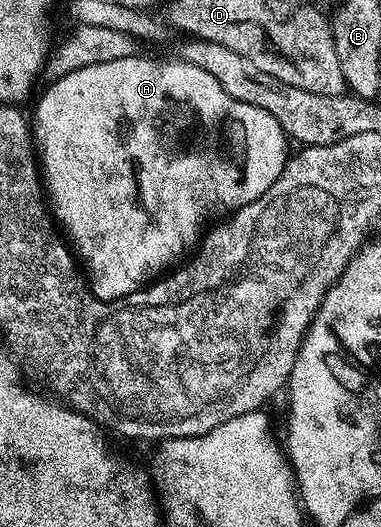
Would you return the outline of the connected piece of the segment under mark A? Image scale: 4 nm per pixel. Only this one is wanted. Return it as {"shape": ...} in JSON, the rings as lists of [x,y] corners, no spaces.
{"shape":[[[135,55],[70,71],[69,74],[55,78],[51,84],[53,85],[37,99],[36,114],[31,114],[30,117],[34,145],[38,150],[38,165],[42,170],[42,185],[46,190],[51,216],[70,242],[86,274],[88,288],[100,301],[117,301],[129,297],[131,293],[137,293],[161,275],[167,274],[181,260],[179,257],[183,253],[191,254],[197,248],[198,242],[213,222],[227,218],[246,203],[254,203],[254,199],[270,191],[274,179],[282,175],[290,156],[290,138],[278,119],[270,115],[270,111],[262,111],[262,107],[254,107],[254,103],[242,103],[226,95],[226,91],[222,91],[222,83],[218,83],[218,79],[214,79],[214,75],[208,71],[202,71],[202,67],[194,67],[194,63],[179,59],[155,61],[152,57]]]}

